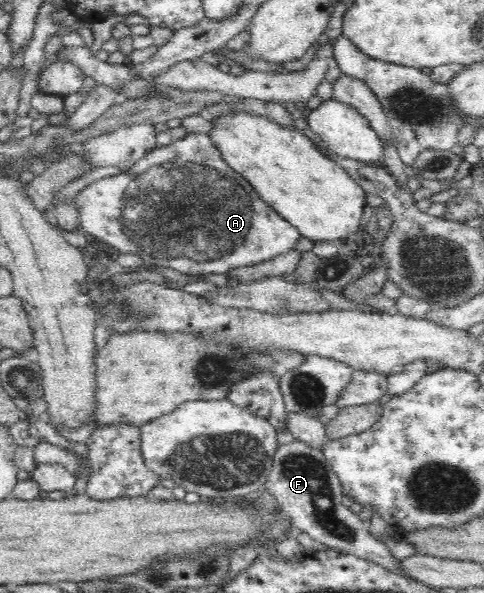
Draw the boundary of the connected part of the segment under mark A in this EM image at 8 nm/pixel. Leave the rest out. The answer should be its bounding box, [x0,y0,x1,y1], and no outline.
[72,133,303,276]

